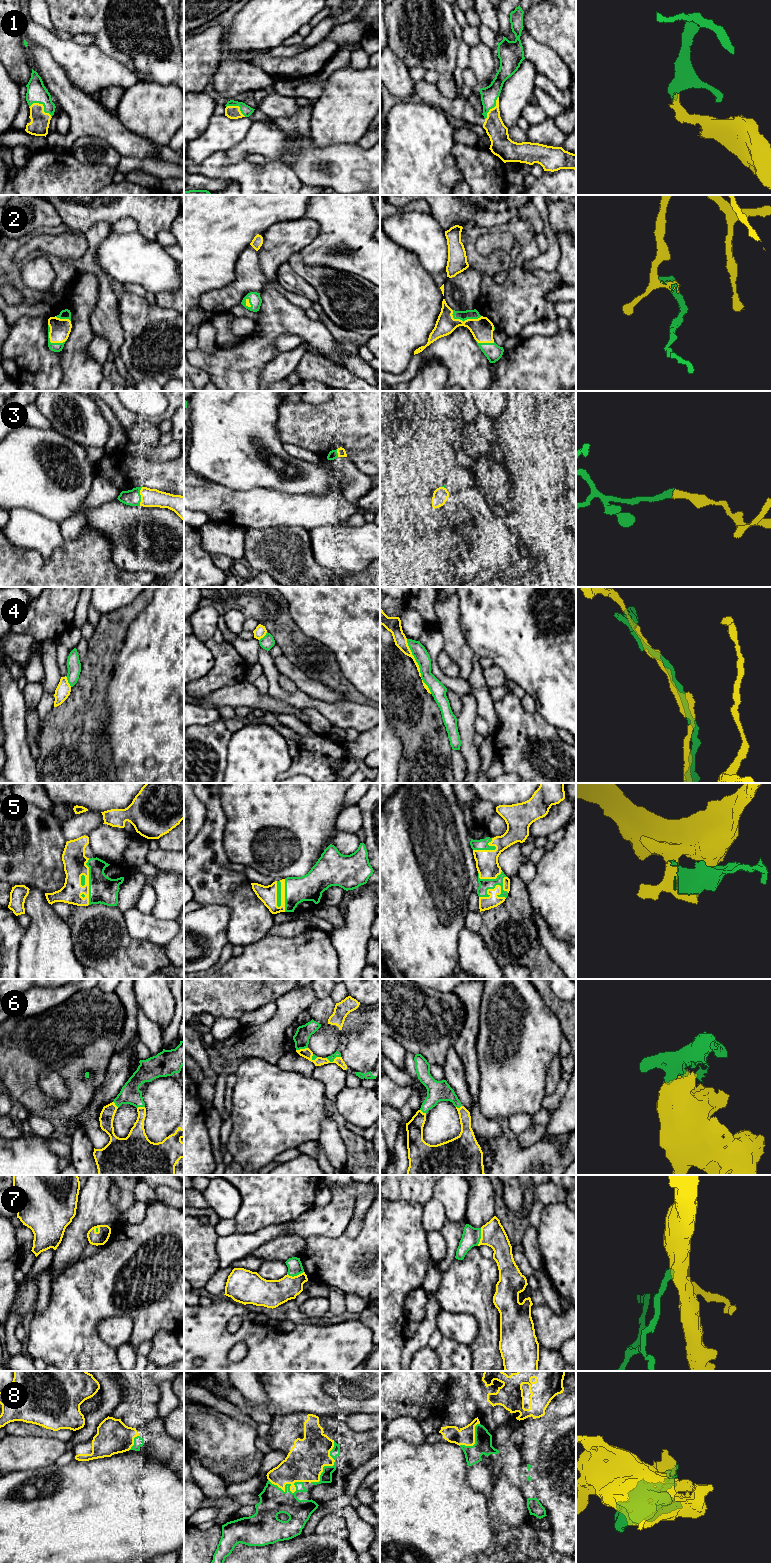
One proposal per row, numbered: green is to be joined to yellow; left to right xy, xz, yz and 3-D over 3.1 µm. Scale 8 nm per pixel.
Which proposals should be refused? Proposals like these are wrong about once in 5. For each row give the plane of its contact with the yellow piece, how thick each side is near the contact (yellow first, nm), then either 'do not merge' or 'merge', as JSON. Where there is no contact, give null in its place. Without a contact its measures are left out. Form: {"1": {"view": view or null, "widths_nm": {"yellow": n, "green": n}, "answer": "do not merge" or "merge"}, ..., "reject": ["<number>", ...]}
{"1": {"view": "xy", "widths_nm": {"yellow": 150, "green": 160}, "answer": "merge"}, "2": {"view": "yz", "widths_nm": {"yellow": 180, "green": 80}, "answer": "merge"}, "3": {"view": "xy", "widths_nm": {"yellow": 140, "green": 130}, "answer": "merge"}, "4": {"view": "yz", "widths_nm": {"yellow": 100, "green": 120}, "answer": "do not merge"}, "5": {"view": "yz", "widths_nm": {"yellow": 110, "green": 100}, "answer": "merge"}, "6": {"view": "xz", "widths_nm": {"yellow": 80, "green": 50}, "answer": "merge"}, "7": {"view": "yz", "widths_nm": {"yellow": 190, "green": 150}, "answer": "merge"}, "8": {"view": "xz", "widths_nm": {"yellow": 300, "green": 220}, "answer": "merge"}, "reject": ["4"]}

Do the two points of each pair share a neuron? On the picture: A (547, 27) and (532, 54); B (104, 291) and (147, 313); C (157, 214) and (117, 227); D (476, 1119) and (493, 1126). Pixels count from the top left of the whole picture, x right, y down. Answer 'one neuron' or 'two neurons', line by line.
A: two neurons
B: two neurons
C: two neurons
D: one neuron

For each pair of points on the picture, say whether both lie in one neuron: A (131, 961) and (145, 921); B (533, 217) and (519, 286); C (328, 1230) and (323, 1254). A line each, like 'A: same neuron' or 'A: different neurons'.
A: different neurons
B: different neurons
C: different neurons

